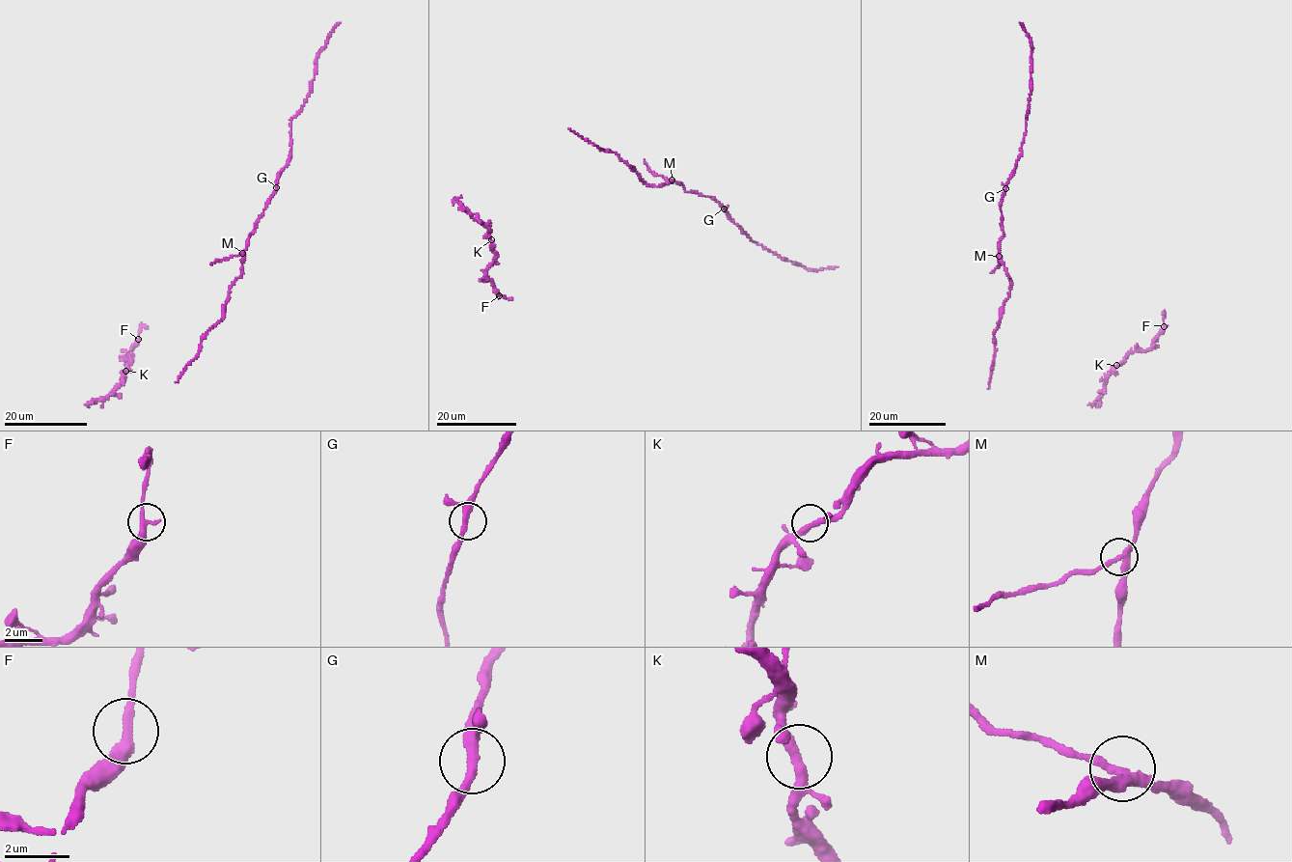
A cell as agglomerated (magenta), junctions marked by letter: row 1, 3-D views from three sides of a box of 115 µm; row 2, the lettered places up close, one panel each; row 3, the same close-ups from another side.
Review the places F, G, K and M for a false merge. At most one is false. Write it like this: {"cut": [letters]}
{"cut": ["M"]}

